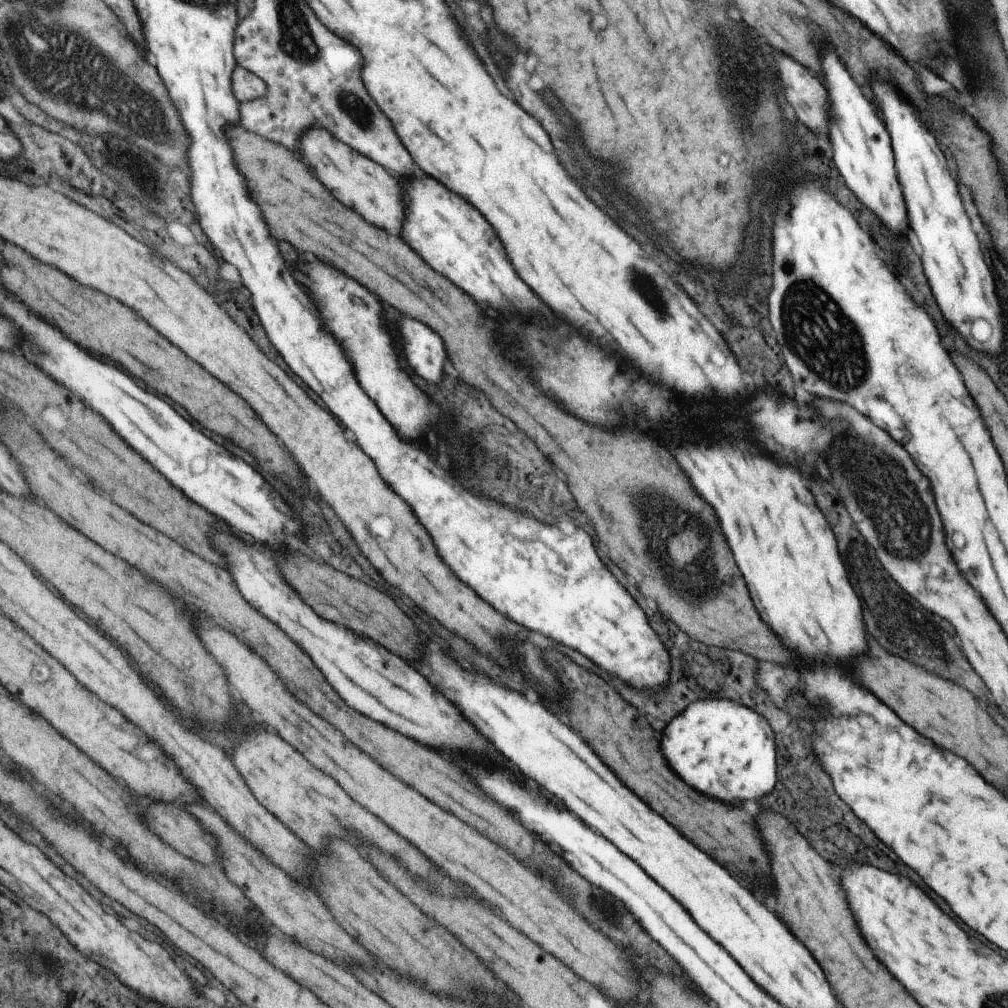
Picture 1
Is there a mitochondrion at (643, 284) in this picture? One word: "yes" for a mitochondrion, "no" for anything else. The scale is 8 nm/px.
yes

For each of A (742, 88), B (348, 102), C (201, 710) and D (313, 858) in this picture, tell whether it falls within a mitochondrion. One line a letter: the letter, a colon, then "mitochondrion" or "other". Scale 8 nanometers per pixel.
A: mitochondrion
B: mitochondrion
C: mitochondrion
D: other

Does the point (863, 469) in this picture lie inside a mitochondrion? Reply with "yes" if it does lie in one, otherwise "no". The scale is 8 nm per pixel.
yes

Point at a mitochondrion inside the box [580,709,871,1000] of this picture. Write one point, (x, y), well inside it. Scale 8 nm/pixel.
(601, 908)

